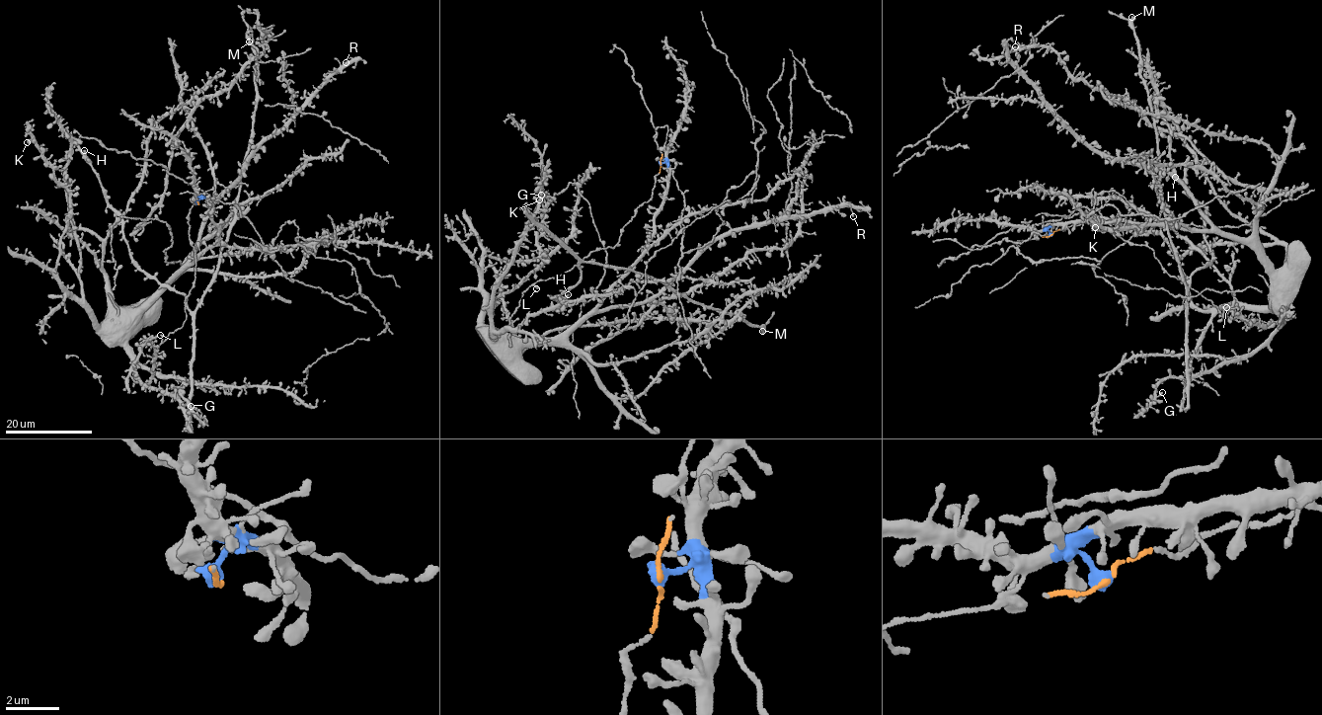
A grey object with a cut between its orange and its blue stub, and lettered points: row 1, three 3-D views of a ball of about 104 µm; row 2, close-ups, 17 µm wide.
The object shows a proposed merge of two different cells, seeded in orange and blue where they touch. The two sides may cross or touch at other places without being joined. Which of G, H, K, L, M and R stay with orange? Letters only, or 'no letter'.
H, L, M

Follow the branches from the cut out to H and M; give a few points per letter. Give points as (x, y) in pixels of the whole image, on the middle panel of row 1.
H: (660, 163), (617, 244), (590, 252), (576, 283), (551, 297), (560, 310), (569, 294)
M: (660, 163), (651, 198), (617, 244), (579, 265), (630, 270), (762, 331)

